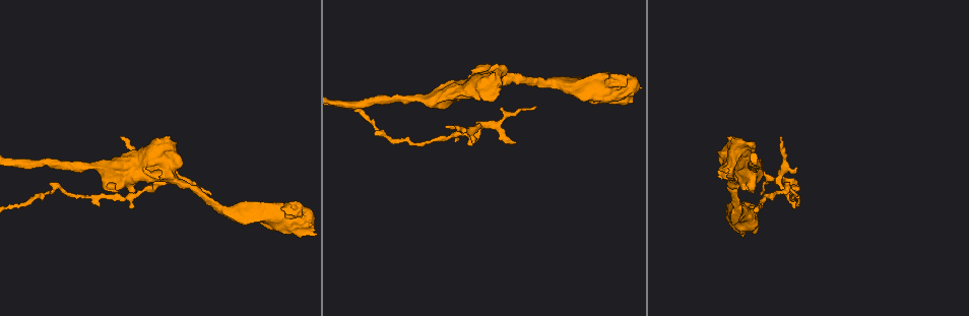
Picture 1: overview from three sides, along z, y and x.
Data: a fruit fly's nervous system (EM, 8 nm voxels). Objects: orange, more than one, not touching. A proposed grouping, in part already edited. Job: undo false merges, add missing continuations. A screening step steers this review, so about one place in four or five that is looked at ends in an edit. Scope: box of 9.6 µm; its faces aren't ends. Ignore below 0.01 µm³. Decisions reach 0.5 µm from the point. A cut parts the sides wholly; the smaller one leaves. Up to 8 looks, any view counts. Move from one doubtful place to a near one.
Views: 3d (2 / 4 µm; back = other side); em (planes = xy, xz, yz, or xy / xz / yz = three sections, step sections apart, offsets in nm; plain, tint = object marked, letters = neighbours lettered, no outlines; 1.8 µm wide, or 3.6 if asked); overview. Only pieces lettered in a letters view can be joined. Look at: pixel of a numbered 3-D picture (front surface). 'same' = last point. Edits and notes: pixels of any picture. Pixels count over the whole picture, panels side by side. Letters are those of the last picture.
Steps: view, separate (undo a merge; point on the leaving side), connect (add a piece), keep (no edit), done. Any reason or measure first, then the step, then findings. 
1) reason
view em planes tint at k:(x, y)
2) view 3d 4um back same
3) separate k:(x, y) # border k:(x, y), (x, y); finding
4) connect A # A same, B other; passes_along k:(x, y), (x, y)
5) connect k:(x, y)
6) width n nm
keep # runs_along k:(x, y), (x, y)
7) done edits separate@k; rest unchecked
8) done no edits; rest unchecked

calibre changes
view em planes letters at 1:(733, 183)

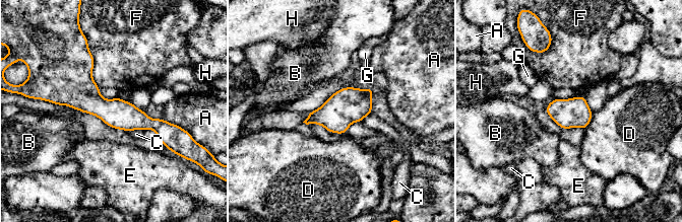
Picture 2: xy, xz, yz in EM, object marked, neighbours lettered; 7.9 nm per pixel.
width 240 nm
keep # A other, B other, C other, D other, E other, F other, G other, H other; border 2:(143, 130), (132, 130), (130, 132); all the same cell

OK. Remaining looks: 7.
free end
view 3d 4um at 1:(516, 141)

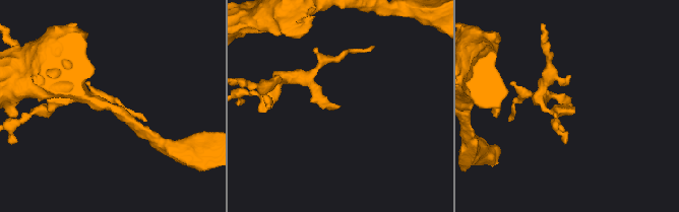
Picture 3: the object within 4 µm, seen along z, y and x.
shape alone is not enough
view em xy step 8 letters at 3:(338, 105)

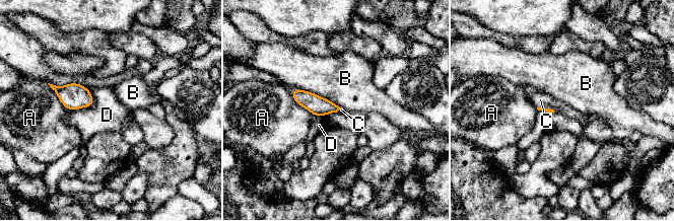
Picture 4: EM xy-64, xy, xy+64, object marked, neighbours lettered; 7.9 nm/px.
view em planes letters same

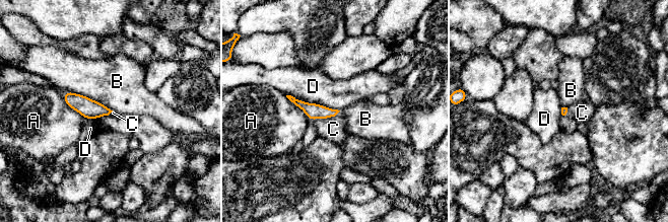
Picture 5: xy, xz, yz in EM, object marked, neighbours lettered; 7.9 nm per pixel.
connect C # A other, B other, C same, D other; passes_along 5:(313, 110), (324, 118), (333, 129); it goes on there

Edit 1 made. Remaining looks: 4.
tapers out
view em planes letters at 1:(781, 138)

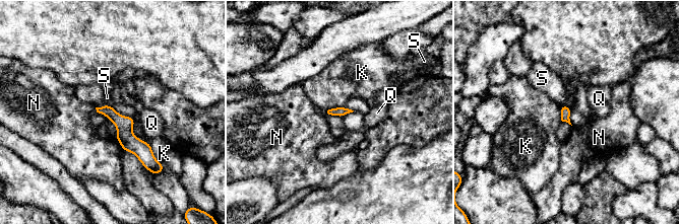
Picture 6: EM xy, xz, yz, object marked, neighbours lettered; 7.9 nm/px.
longest_contact K 190 nm
keep # K other, N other, Q other, S other; no lettered piece goes on from it

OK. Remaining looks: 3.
done edits connect@5; rest unchecked

